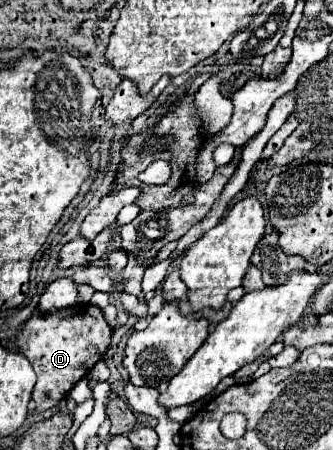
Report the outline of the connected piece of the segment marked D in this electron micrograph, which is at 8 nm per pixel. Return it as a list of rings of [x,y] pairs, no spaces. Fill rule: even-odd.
[[[77,303],[55,313],[35,313],[23,325],[17,345],[37,373],[37,383],[33,389],[35,411],[49,411],[57,407],[75,383],[87,377],[95,363],[103,359],[111,343],[111,333],[113,329],[105,321],[101,309],[91,303]]]

